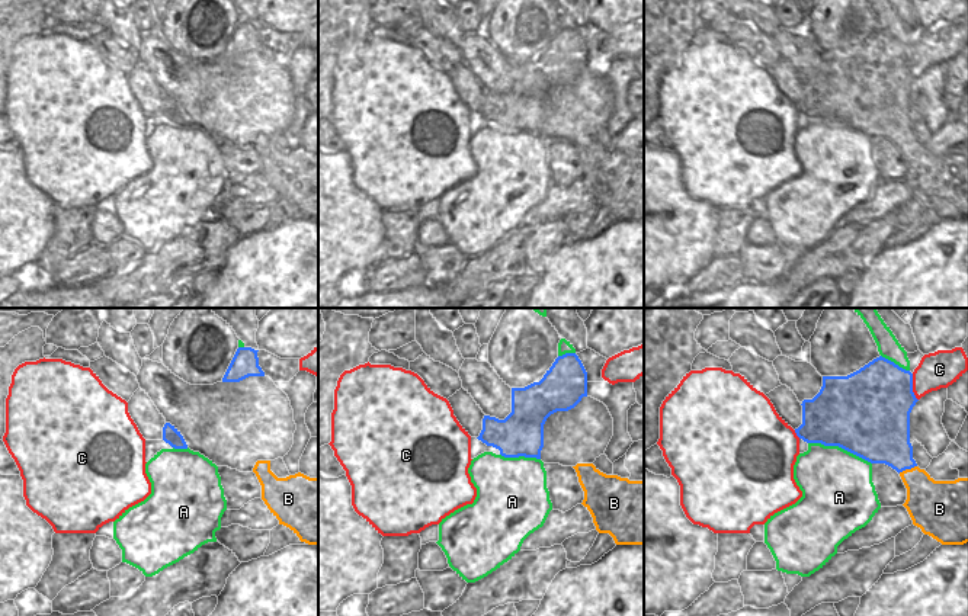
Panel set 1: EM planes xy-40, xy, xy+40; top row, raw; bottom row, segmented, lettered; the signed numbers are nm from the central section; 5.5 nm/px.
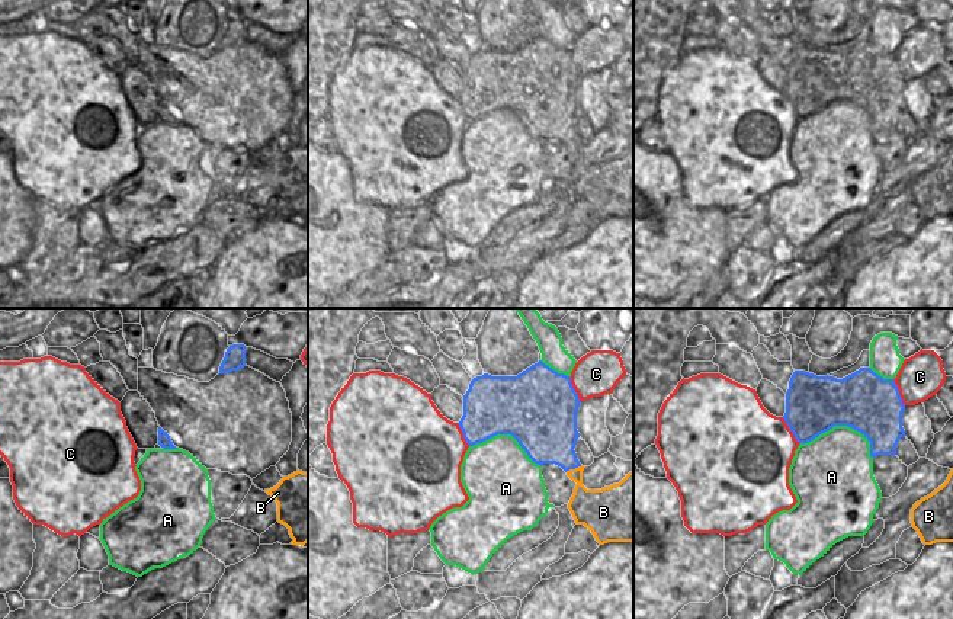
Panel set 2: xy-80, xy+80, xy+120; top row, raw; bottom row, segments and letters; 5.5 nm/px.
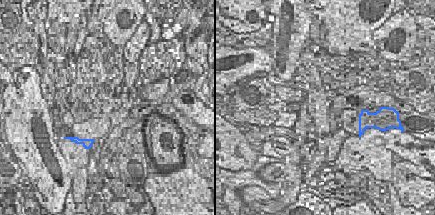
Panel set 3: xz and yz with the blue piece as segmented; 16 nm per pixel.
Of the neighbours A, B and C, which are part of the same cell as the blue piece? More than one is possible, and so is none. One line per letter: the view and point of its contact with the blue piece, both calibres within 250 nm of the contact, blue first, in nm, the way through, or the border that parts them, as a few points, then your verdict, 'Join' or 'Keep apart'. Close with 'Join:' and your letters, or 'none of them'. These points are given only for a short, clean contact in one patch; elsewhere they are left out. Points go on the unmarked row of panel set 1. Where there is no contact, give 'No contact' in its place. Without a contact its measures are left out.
A: Touches blue at xy+40 (840, 121). Thickness 480 nm (blue) against 400 nm. Keep apart
B: Touches blue at xy+40 (907, 143). Thickness 340 nm (blue) against 280 nm. Boundary: xy+40 (916, 140), (898, 147). Keep apart
C: Touches blue at xy+40 (912, 61). Thickness 420 nm (blue) against 200 nm. Keep apart
Join: none of them.

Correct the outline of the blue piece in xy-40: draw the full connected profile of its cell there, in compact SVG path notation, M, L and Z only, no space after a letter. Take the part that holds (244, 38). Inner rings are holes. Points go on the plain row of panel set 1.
M238 22L222 57L240 57L249 51L265 51L265 46L259 41L257 26L251 22Z

